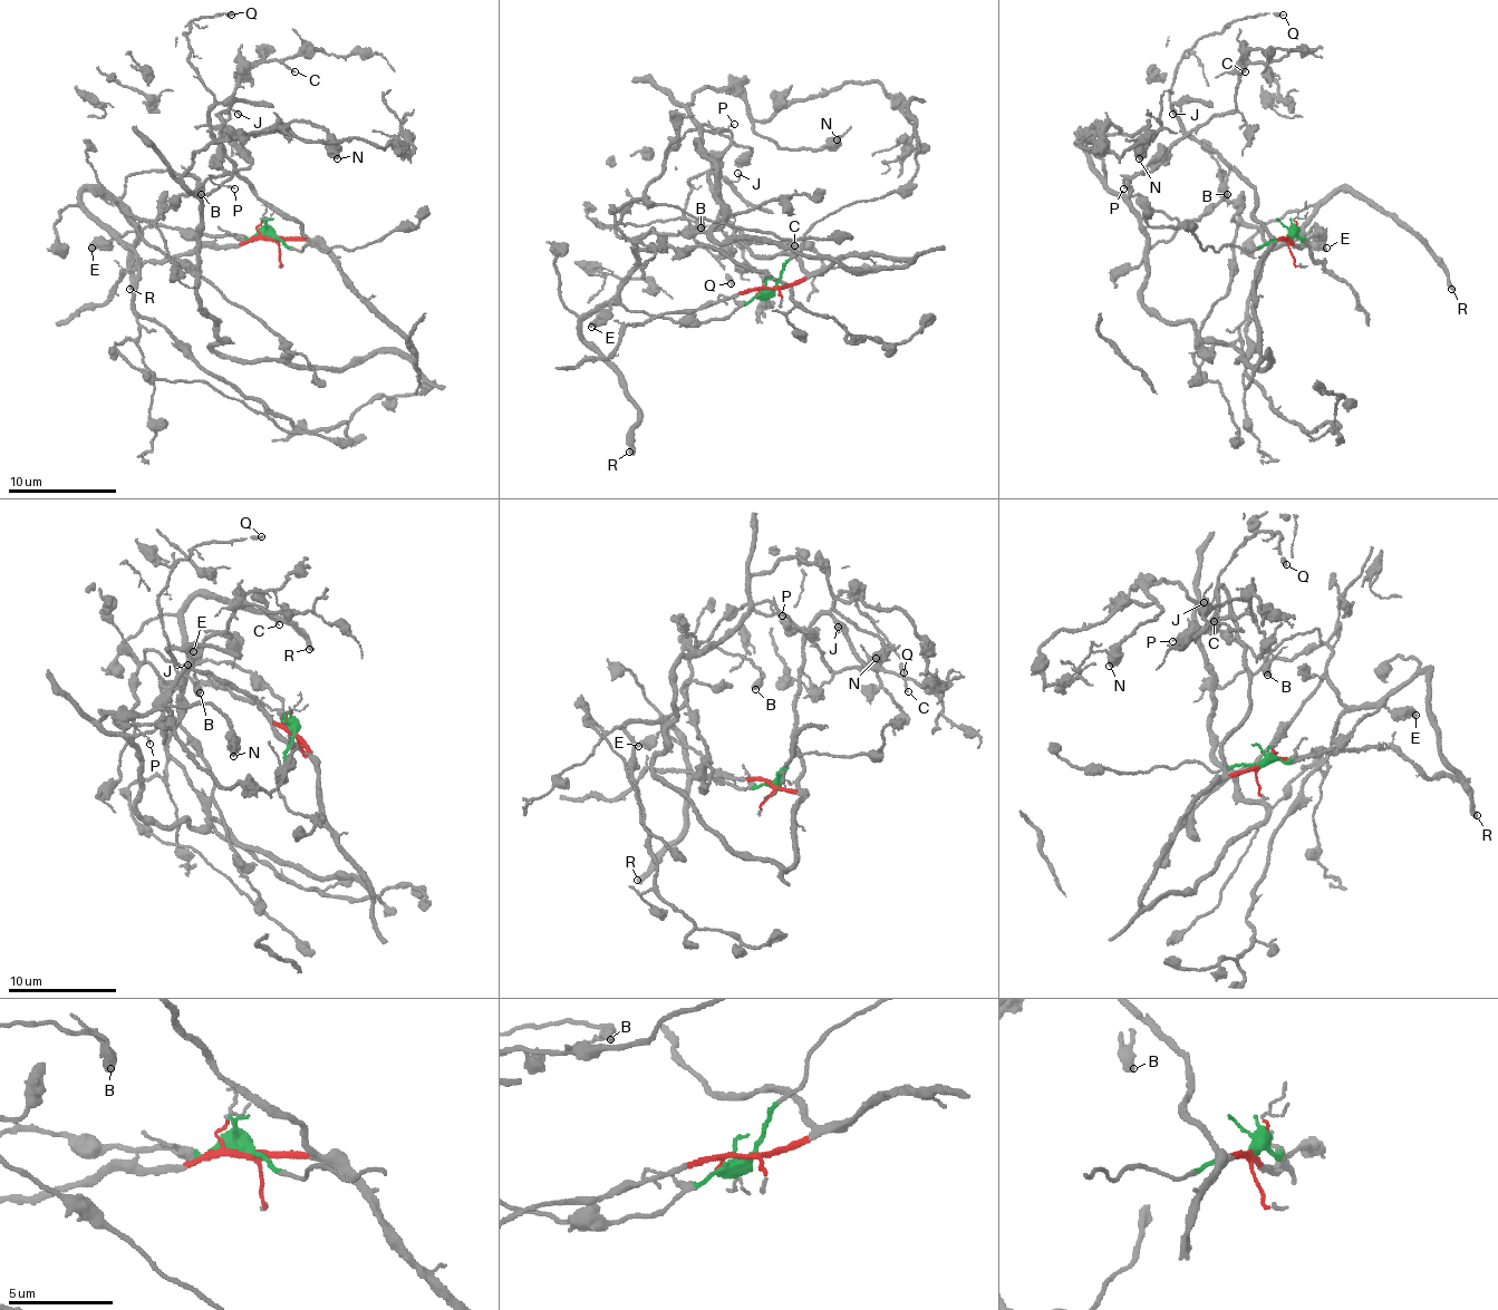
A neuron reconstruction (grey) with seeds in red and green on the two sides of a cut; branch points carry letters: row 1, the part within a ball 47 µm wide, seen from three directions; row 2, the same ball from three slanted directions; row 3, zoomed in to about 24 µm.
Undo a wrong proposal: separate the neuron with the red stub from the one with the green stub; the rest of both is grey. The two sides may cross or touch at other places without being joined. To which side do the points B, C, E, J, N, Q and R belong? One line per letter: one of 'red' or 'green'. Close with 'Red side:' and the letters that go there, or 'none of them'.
B: green
C: red
E: green
J: red
N: red
Q: red
R: green
Red side: C, J, N, Q

